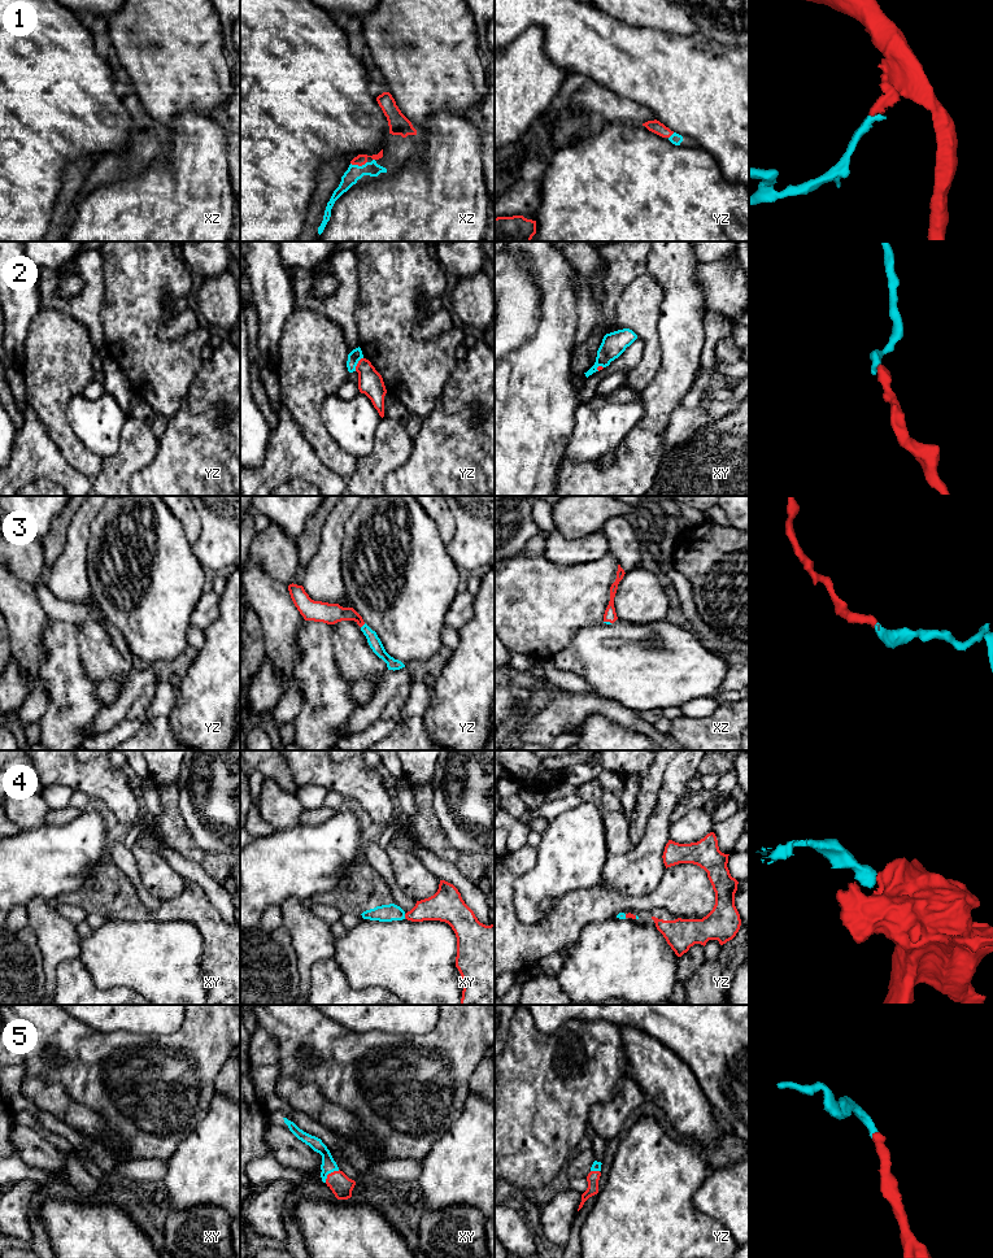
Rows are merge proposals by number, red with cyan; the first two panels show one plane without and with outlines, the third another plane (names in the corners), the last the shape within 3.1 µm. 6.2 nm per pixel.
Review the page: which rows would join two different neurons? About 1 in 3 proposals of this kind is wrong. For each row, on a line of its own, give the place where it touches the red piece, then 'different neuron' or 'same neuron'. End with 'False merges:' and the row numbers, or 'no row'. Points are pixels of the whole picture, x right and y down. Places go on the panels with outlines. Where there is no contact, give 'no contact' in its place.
1: contact xz (358, 165); same neuron
2: contact yz (357, 364); different neuron
3: contact yz (362, 625); same neuron
4: contact xy (405, 915); same neuron
5: contact xy (331, 1172); same neuron
False merges: 2

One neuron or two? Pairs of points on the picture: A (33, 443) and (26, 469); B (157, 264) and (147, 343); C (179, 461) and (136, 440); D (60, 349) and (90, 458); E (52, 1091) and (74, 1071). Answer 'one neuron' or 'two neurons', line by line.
A: one neuron
B: one neuron
C: two neurons
D: one neuron
E: two neurons

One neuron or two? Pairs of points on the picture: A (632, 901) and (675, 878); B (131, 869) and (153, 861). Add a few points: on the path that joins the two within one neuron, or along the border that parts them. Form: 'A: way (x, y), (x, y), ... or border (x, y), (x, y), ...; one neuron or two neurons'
A: way (643, 901), (653, 901), (666, 888); one neuron
B: border (130, 849), (142, 883), (151, 895); two neurons

